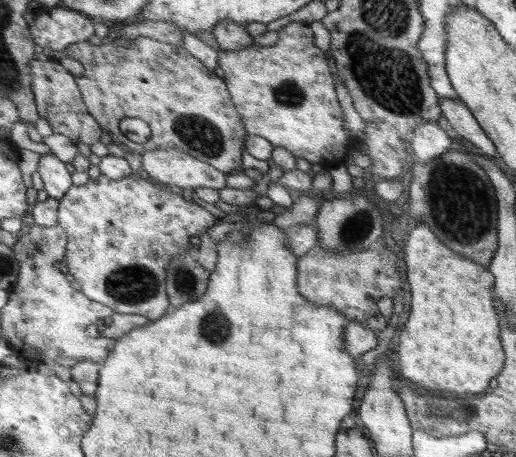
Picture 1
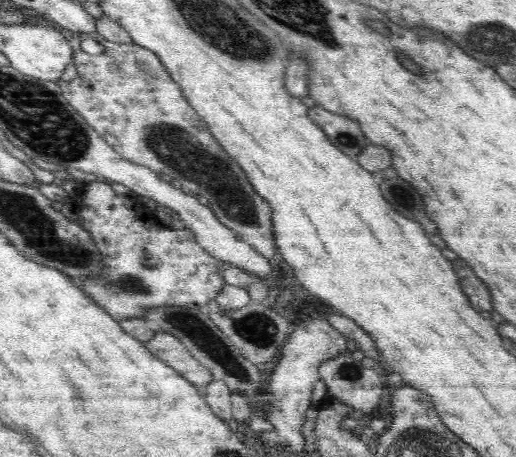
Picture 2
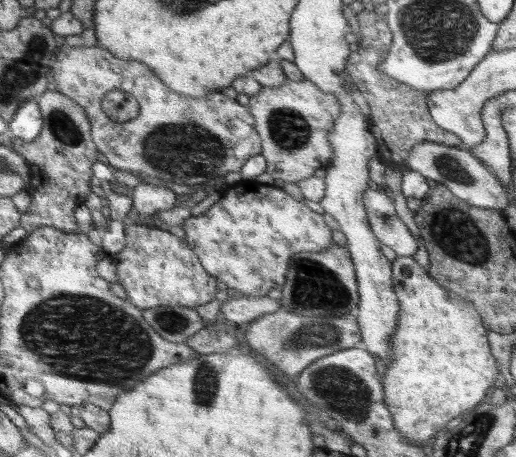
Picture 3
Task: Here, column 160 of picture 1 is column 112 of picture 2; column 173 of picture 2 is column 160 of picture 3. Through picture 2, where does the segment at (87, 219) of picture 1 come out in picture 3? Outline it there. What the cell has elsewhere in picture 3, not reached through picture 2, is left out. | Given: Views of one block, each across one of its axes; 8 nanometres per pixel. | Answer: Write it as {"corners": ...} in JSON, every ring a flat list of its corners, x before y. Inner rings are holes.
{"corners":[[128,223,124,248,108,255,116,264,118,284,126,291,127,302,142,312,166,305,197,308,216,296,216,279,206,272,185,240,170,232]]}

